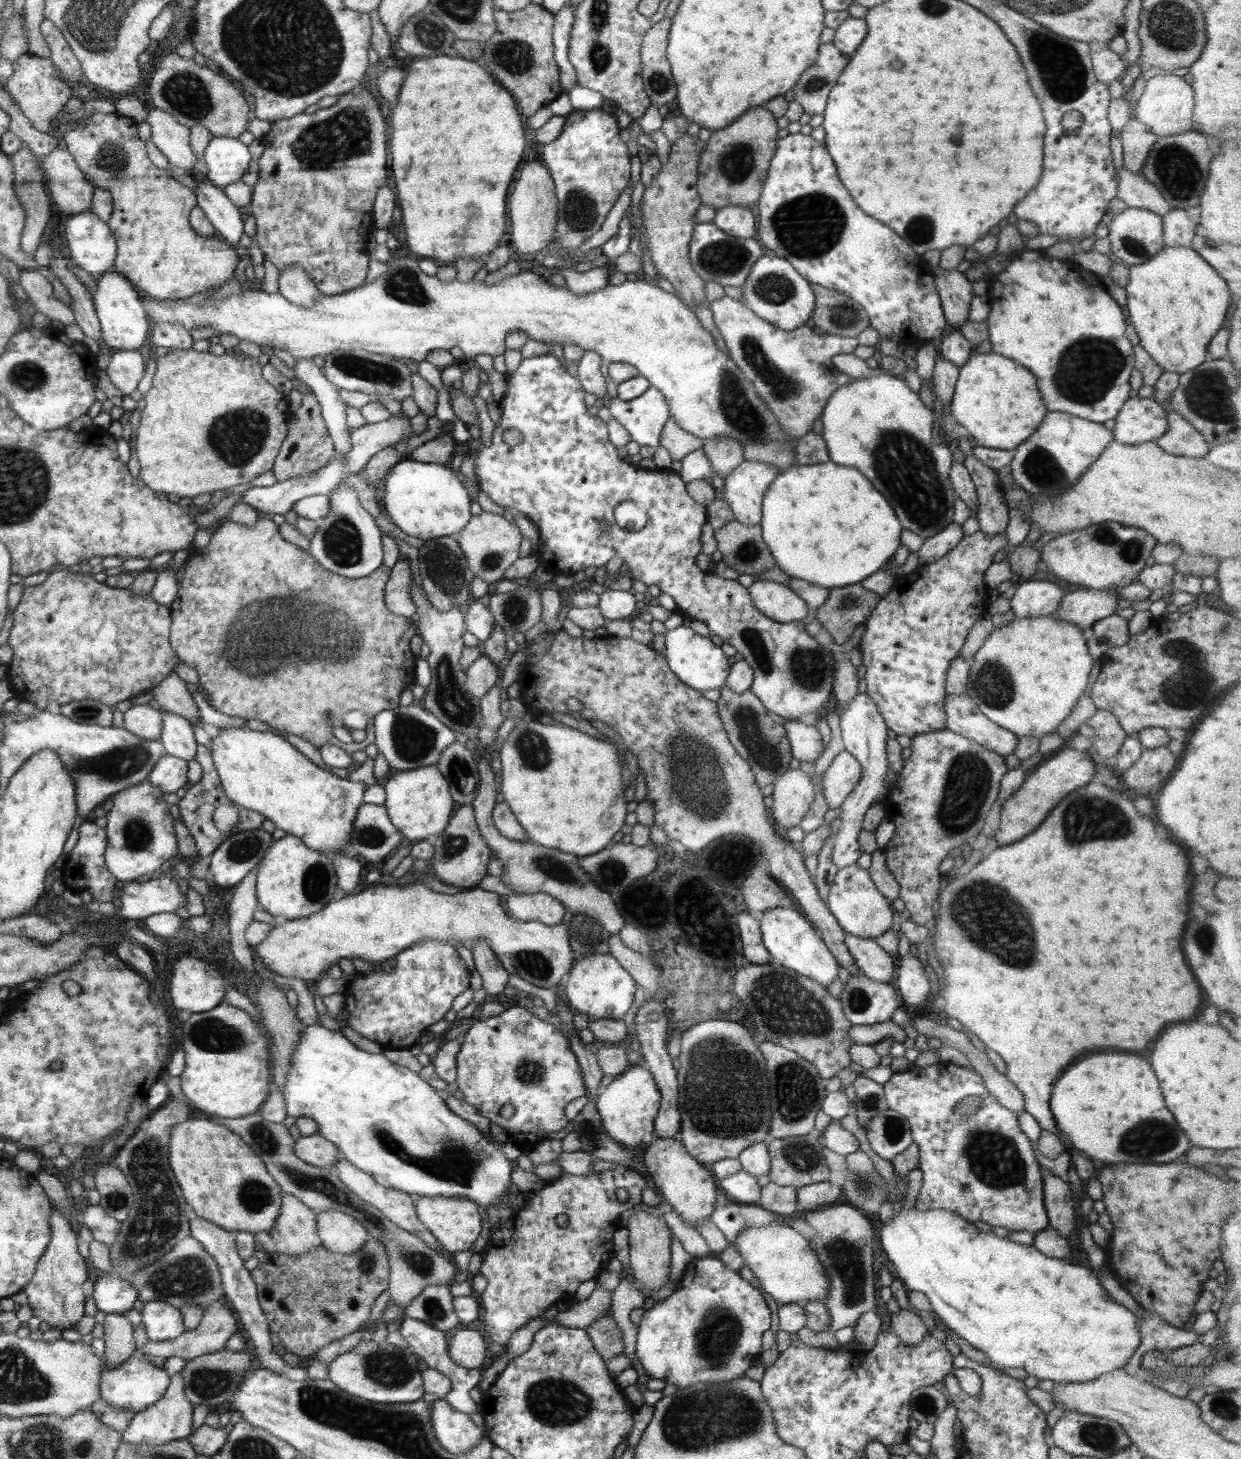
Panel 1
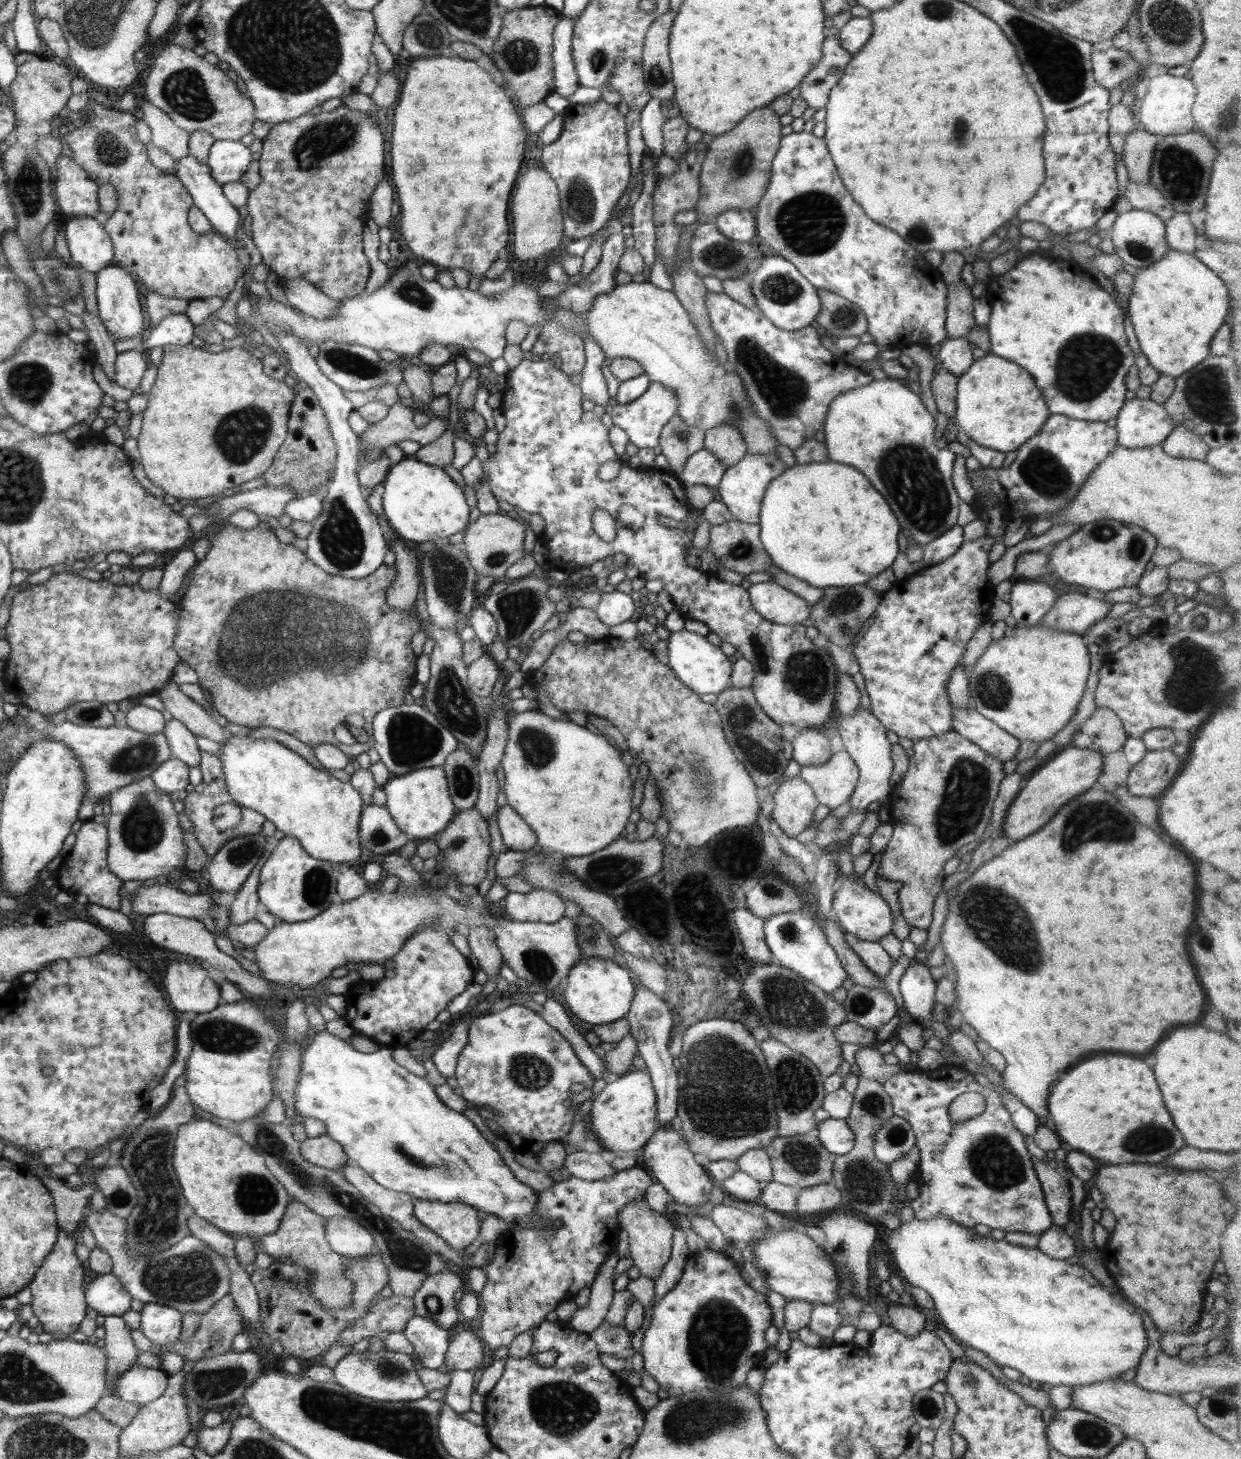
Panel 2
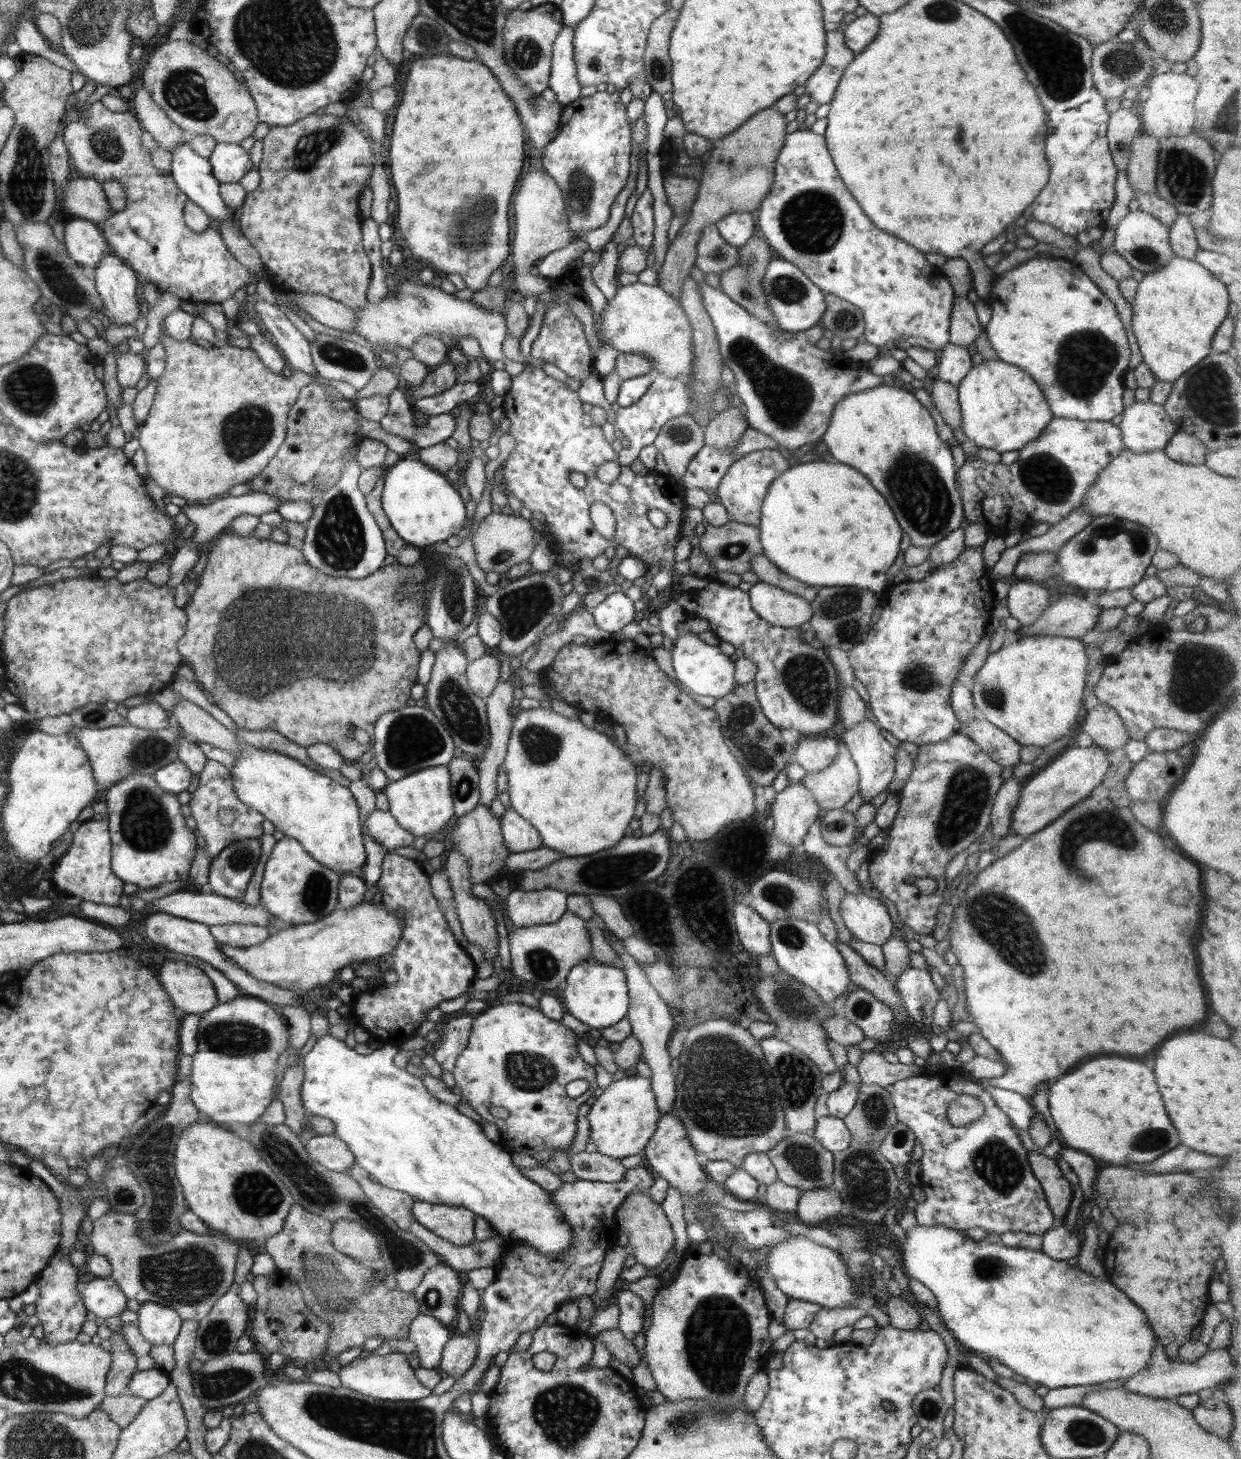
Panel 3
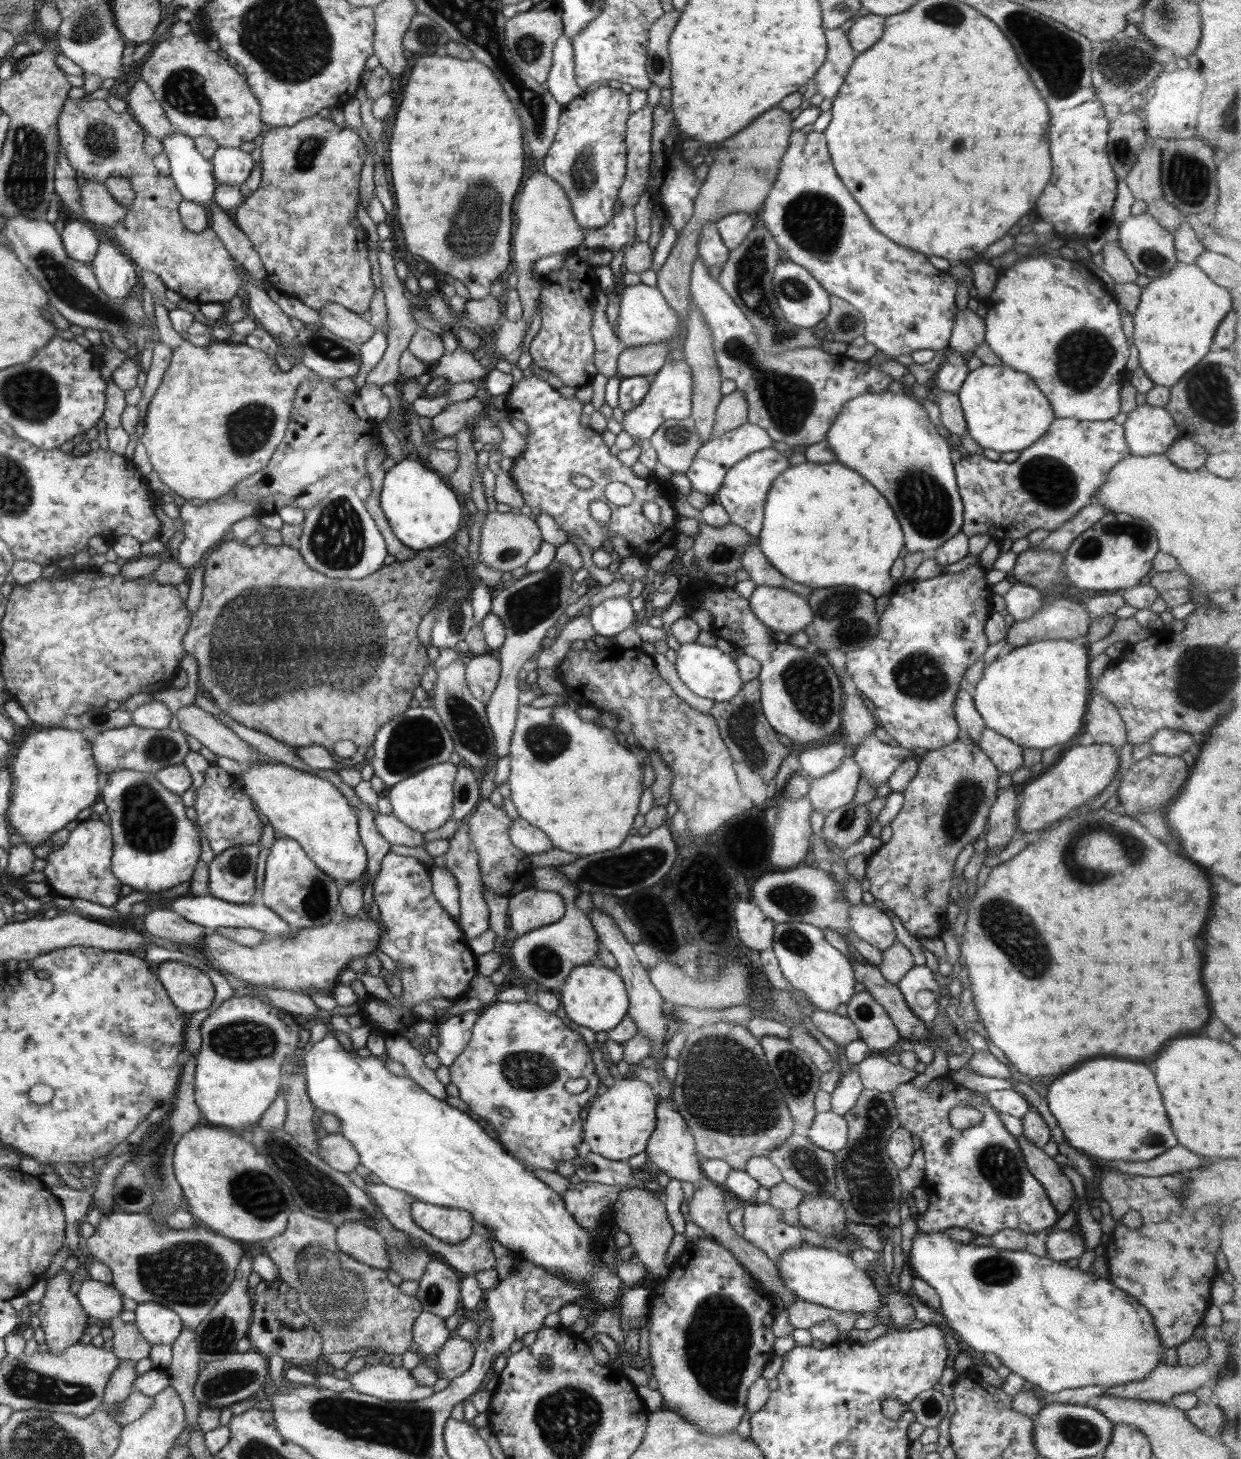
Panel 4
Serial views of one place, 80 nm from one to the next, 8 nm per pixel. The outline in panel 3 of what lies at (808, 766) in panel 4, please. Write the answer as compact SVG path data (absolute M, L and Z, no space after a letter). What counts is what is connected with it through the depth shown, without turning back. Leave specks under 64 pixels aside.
M825 734L803 736L795 746L796 762L806 772L818 772L828 768L842 747Z

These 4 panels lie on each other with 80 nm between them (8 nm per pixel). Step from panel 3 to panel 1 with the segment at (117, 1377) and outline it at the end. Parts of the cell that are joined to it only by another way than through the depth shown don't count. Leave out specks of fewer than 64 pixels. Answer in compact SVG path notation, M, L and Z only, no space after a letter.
M107 1314L103 1323L106 1367L114 1368L123 1360L136 1354L132 1323L126 1314Z

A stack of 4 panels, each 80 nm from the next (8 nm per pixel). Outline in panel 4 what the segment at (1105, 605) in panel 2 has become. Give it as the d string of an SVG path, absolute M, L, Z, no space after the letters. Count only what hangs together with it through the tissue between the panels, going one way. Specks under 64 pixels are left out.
M1054 600L1052 604L1044 604L1029 619L1015 621L1007 630L1005 650L1020 648L1027 643L1040 642L1041 640L1070 640L1083 641L1092 623L1089 612L1083 602L1070 602L1070 600Z

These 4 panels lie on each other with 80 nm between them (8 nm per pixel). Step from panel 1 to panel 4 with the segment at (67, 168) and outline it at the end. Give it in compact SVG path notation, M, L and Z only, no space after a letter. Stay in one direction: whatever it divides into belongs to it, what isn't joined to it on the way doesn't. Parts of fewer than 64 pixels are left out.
M88 180L81 187L83 217L101 229L116 226L126 216L128 208L119 205L109 194L105 184Z

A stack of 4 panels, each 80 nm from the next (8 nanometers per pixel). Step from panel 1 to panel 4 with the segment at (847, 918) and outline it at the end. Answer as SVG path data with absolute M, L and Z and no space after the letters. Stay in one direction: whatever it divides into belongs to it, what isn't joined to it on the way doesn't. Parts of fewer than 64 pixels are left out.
M865 899L859 905L850 905L848 926L858 938L880 949L882 954L897 941L890 916L871 899Z

